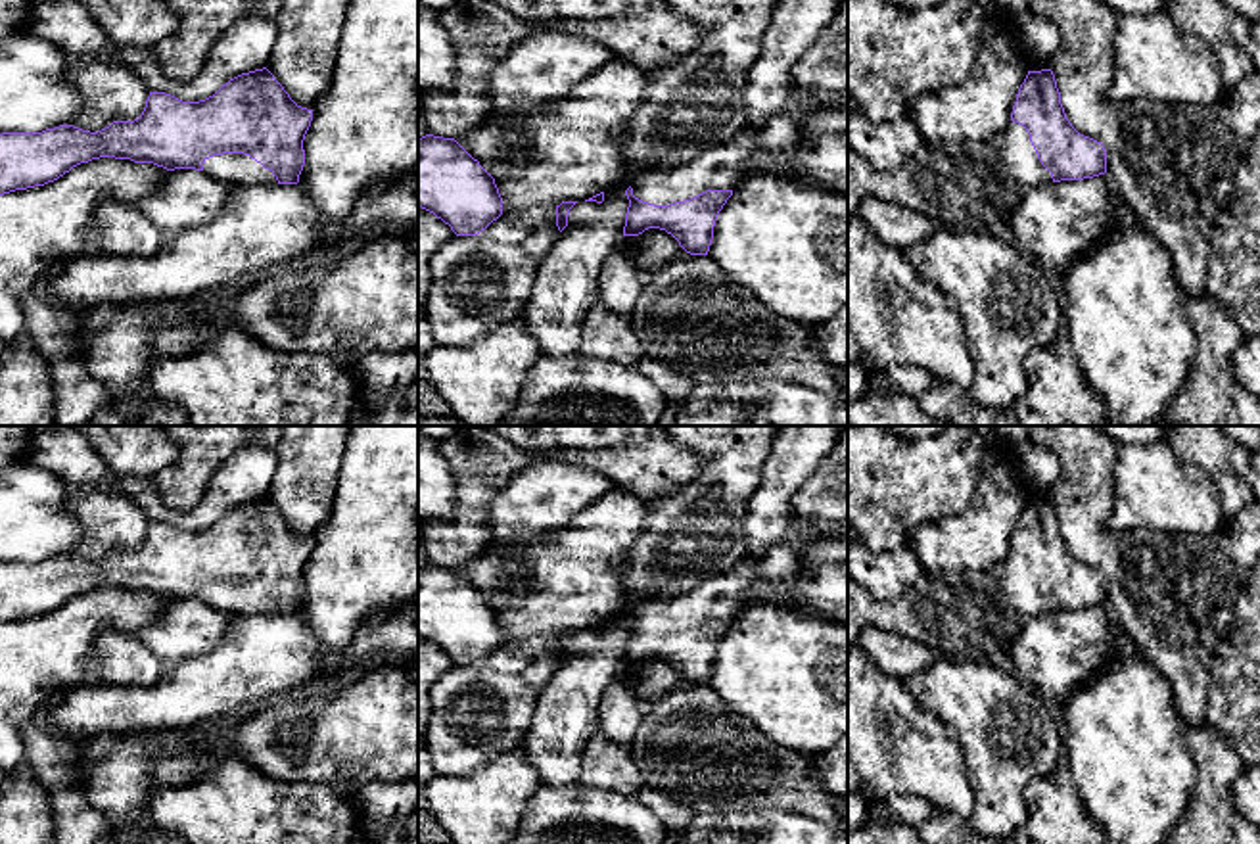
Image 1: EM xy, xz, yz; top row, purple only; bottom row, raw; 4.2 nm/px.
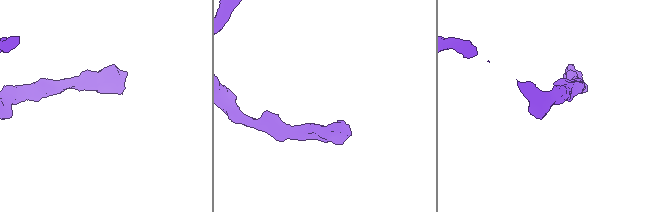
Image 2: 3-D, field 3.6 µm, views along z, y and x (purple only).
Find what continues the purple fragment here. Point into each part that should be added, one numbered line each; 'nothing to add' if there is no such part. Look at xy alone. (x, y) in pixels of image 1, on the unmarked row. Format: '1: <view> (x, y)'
1: xy (240, 599)

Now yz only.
1: yz (1013, 576)

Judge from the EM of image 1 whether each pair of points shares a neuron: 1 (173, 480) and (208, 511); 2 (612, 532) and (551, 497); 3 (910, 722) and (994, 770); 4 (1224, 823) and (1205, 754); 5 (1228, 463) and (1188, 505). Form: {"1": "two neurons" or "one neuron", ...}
{"1": "two neurons", "2": "two neurons", "3": "two neurons", "4": "one neuron", "5": "two neurons"}

